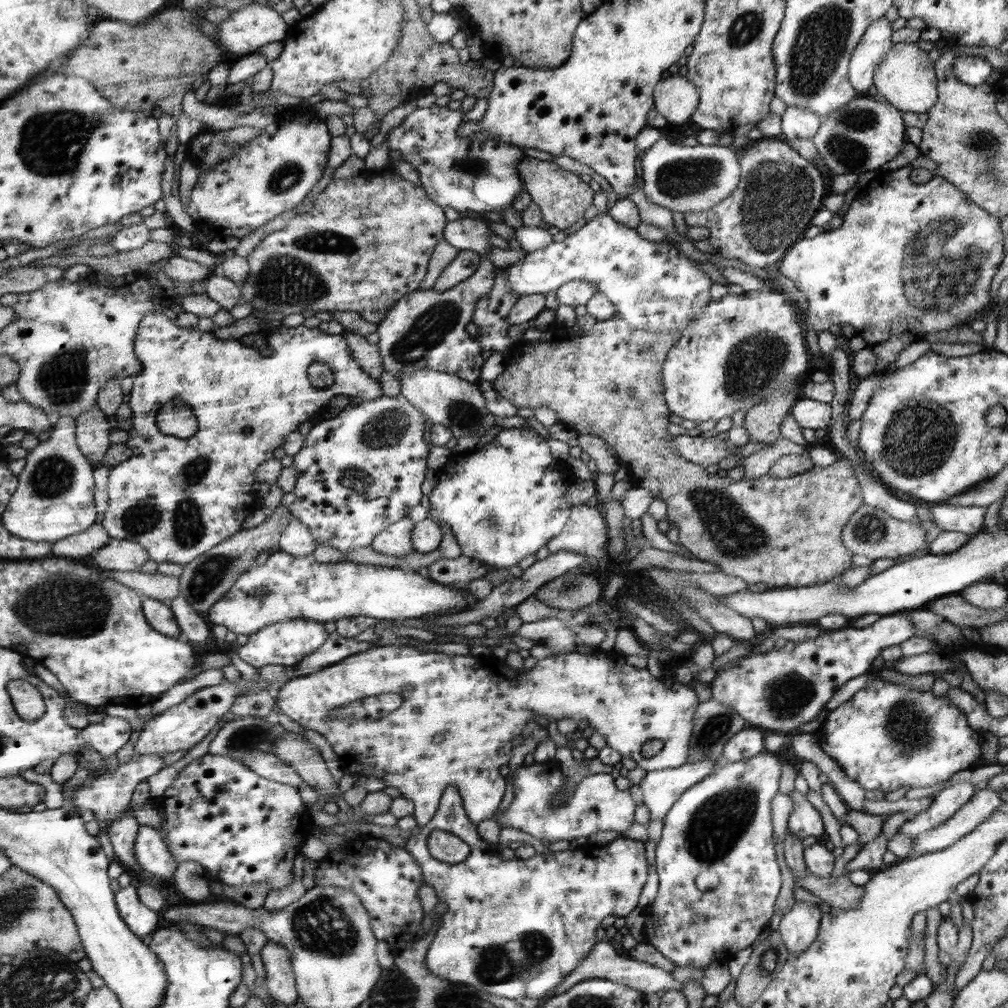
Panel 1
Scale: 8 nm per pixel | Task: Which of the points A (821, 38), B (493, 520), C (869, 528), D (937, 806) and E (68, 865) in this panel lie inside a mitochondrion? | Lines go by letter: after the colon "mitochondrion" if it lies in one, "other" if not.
A: mitochondrion
B: mitochondrion
C: mitochondrion
D: other
E: other

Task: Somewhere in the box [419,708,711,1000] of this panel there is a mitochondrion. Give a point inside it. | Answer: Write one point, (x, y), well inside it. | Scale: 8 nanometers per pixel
(504, 961)

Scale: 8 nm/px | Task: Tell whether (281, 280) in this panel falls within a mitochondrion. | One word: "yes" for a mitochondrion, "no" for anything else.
yes

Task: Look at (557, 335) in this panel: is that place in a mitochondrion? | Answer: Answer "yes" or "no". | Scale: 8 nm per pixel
no

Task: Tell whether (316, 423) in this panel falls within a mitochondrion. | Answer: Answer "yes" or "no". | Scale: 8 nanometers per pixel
no

